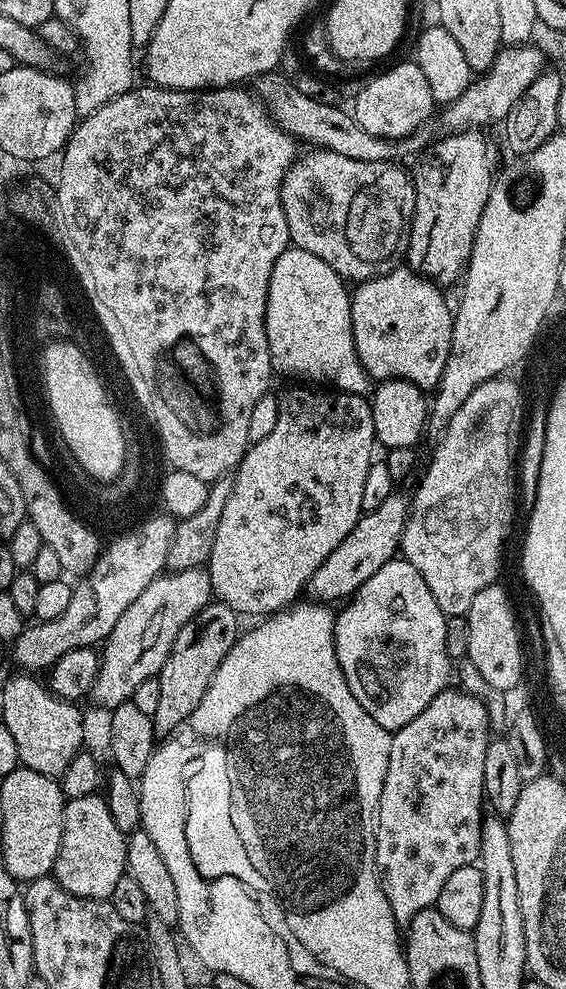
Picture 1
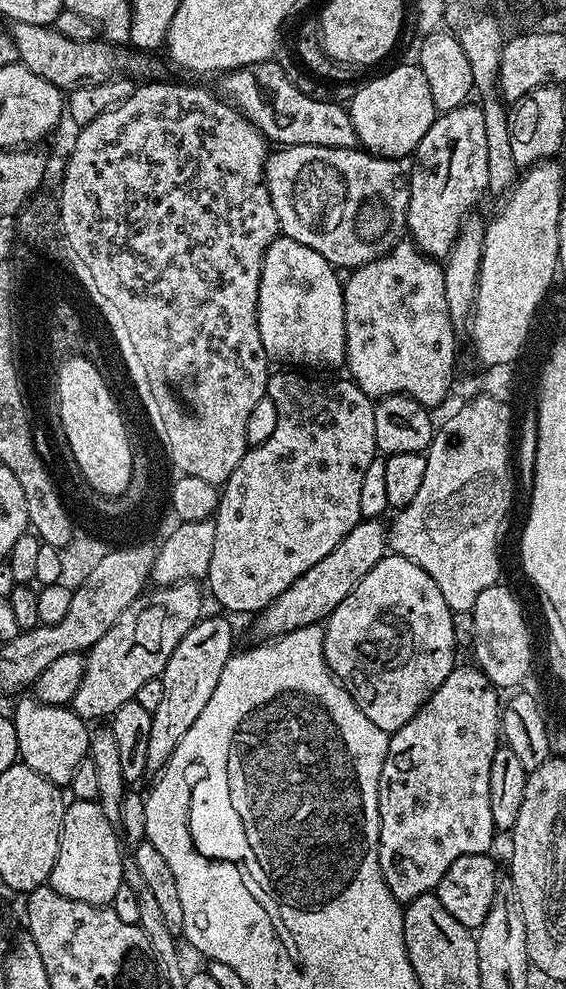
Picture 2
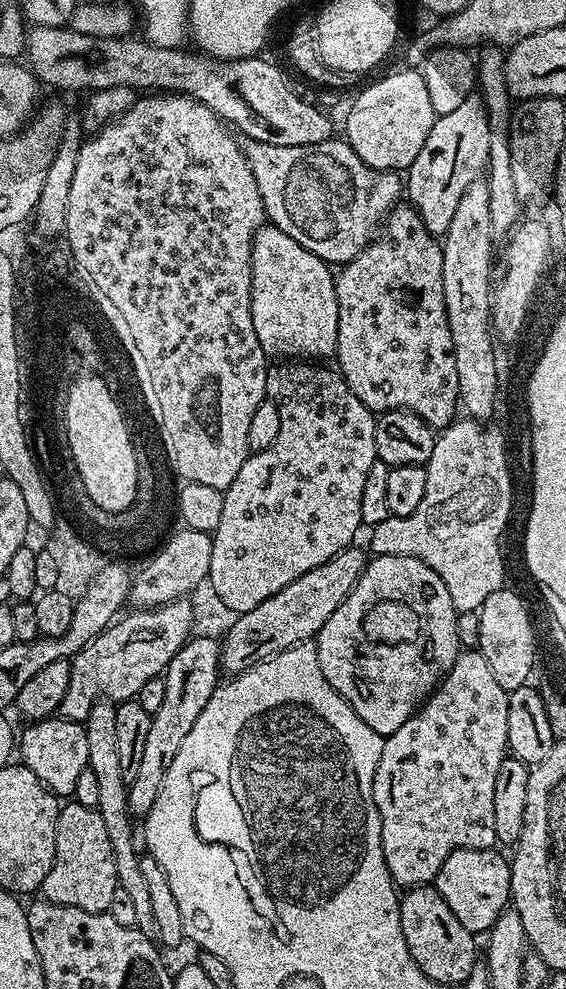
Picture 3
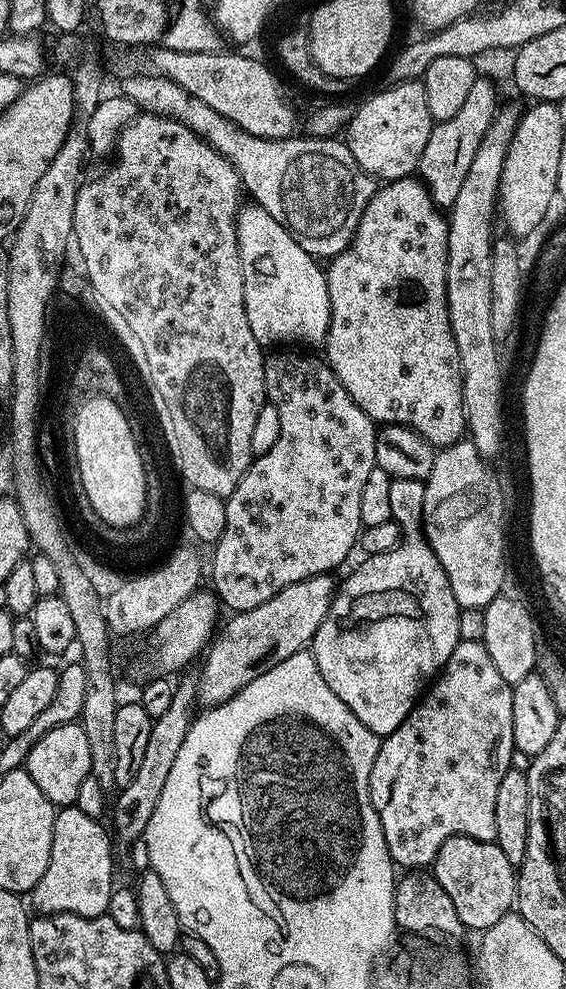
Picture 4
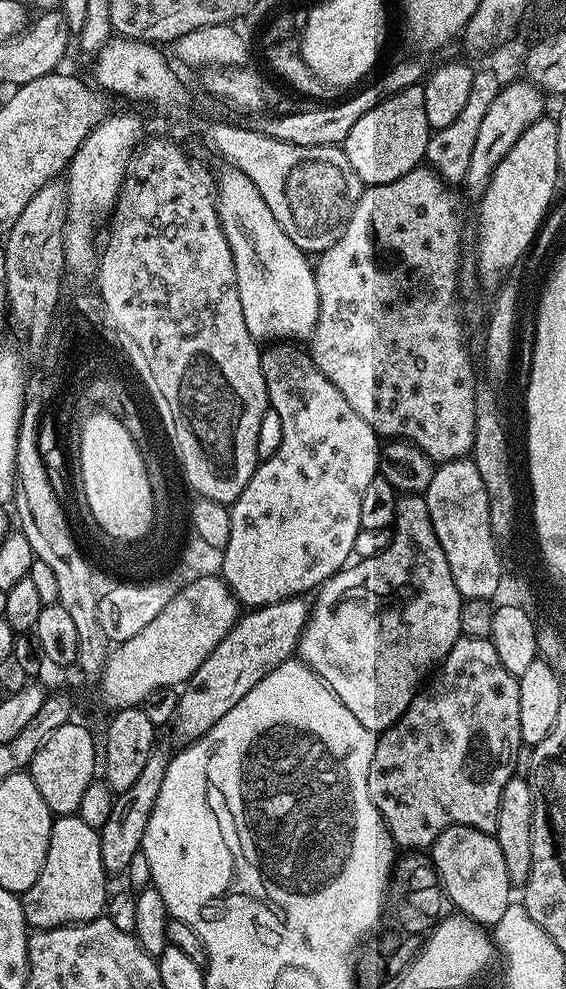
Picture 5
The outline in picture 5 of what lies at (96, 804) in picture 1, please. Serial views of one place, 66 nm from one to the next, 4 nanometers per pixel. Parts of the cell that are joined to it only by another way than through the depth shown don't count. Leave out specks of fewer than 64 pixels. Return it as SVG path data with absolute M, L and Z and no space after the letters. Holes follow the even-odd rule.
M79 814L56 816L50 830L50 846L42 874L30 890L22 893L24 917L29 929L60 928L63 924L84 924L105 915L110 895L109 877L102 866L100 833L86 826Z

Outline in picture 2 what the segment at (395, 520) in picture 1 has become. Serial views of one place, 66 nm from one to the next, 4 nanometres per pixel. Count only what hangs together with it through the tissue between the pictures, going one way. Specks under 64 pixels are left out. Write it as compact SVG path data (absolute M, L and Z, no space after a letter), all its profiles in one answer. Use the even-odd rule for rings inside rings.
M361 519L360 523L350 530L350 534L322 562L310 566L289 588L273 600L263 613L255 617L256 628L264 632L263 639L272 642L279 637L306 628L311 624L327 621L328 616L340 605L342 598L362 582L366 573L386 554L386 528L379 519Z

